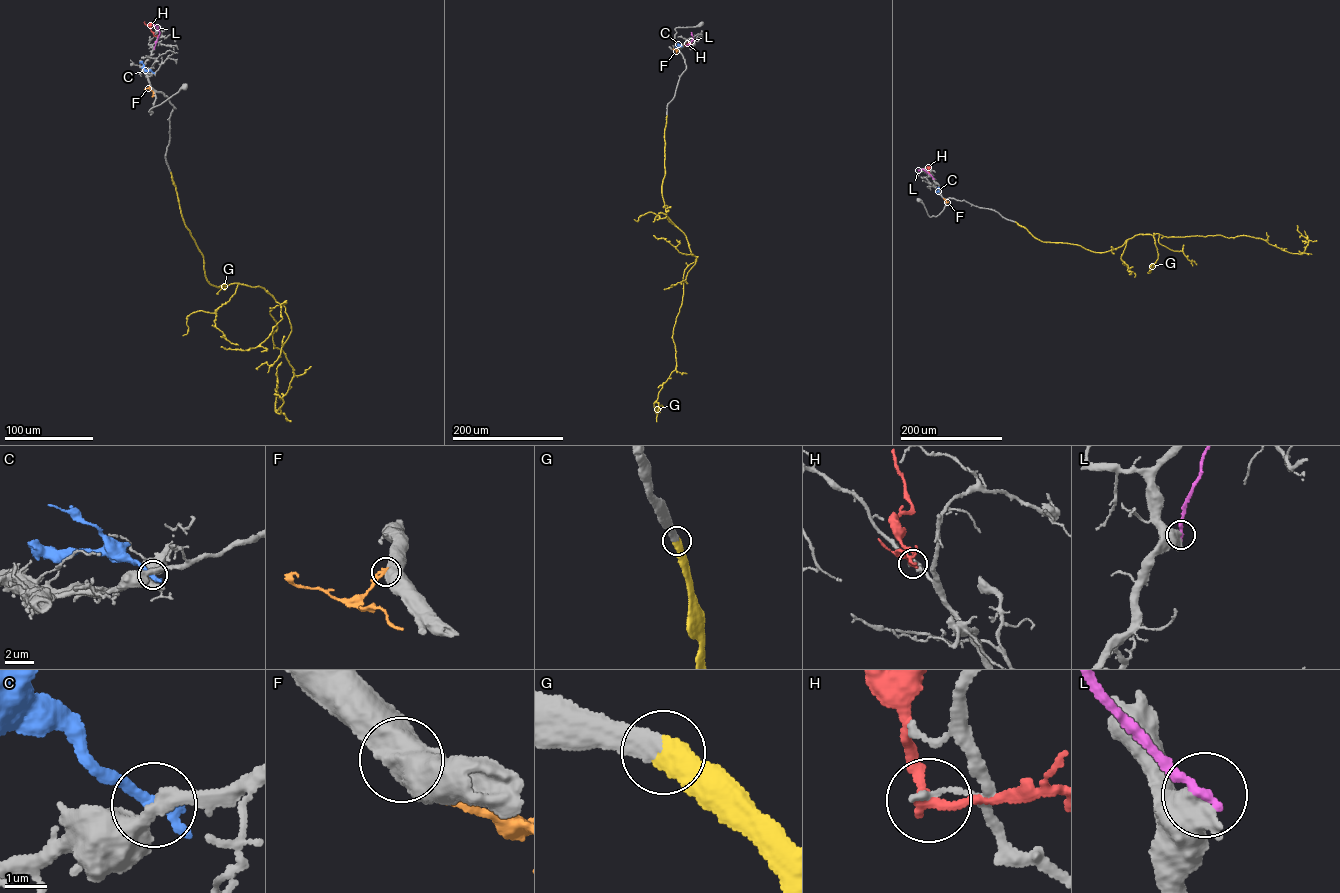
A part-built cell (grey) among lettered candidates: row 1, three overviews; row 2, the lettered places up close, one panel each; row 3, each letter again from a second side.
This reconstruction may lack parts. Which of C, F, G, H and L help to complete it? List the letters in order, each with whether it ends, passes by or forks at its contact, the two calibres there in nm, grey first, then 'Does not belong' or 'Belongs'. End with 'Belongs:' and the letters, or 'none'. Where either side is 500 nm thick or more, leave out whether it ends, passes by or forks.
C: It ends there. Thickness 340 nm (grey) against 380 nm. Does not belong
F: Thickness 750 nm (grey) against 280 nm. Does not belong
G: Thickness 400 nm (grey) against 500 nm. Belongs
H: It passes by. Thickness 140 nm (grey) against 240 nm. Does not belong
L: Thickness 650 nm (grey) against 240 nm. Does not belong
Belongs: G

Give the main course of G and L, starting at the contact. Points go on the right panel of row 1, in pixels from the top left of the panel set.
G: (1015, 222), (1043, 242), (1102, 252), (1135, 235), (1157, 233), (1248, 236), (1301, 254), (1308, 240), (1297, 225)
L: (934, 179), (924, 170), (918, 170)

